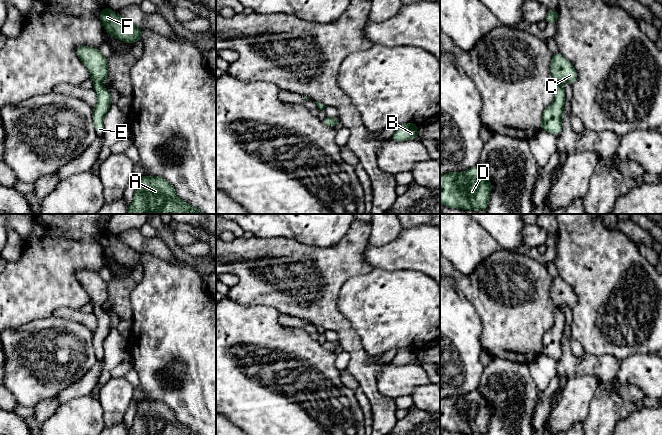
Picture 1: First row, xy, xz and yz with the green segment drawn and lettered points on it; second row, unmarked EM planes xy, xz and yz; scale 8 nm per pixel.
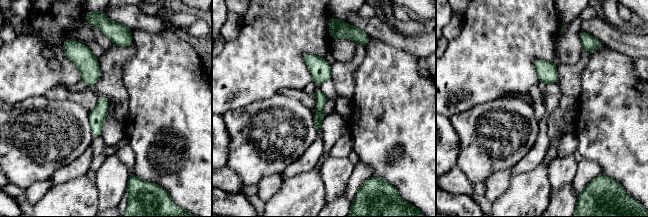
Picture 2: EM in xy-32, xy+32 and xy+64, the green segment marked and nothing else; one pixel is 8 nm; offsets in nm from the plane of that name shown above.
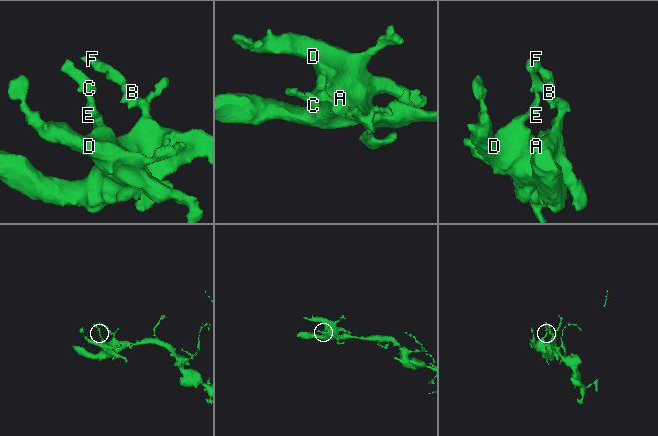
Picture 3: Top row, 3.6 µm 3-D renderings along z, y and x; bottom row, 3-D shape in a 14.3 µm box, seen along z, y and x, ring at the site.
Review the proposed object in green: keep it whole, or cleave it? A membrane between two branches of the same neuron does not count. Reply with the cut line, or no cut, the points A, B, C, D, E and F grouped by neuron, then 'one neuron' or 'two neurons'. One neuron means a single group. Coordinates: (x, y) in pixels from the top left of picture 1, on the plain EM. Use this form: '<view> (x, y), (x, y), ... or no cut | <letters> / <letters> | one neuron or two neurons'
no cut | A B C D E F | one neuron

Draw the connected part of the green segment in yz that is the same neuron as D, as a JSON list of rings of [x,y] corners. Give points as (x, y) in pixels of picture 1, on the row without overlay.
[[[478,389],[464,396],[449,396],[440,400],[440,426],[450,432],[486,435],[492,408]]]

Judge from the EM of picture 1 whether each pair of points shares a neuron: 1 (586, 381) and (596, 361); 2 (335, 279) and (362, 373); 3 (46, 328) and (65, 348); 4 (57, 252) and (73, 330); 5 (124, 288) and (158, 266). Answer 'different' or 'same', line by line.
1: different
2: same
3: same
4: different
5: different

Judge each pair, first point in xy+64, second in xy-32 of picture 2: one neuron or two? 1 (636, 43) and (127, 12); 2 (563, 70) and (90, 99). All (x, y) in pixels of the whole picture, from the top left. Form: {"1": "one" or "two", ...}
{"1": "one", "2": "one"}

